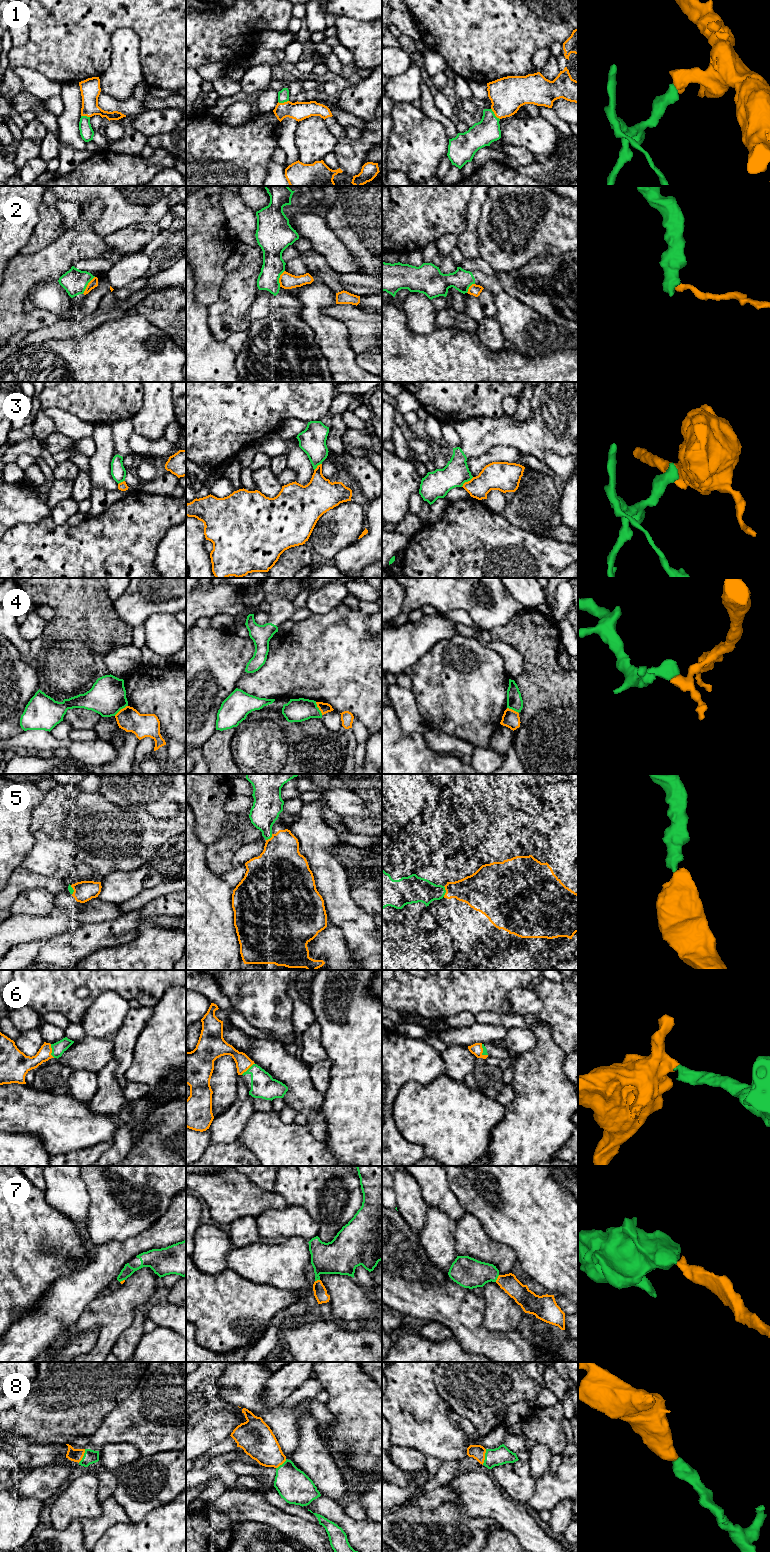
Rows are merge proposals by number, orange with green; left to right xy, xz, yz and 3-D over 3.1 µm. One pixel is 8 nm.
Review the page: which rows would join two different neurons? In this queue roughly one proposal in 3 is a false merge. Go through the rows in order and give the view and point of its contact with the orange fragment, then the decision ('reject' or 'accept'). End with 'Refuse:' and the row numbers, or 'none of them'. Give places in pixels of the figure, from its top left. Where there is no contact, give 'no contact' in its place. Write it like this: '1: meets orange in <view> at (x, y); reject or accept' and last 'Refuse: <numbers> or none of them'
1: meets orange in yz at (494, 113); accept
2: meets orange in xy at (87, 285); reject
3: meets orange in yz at (468, 481); reject
4: meets orange in xy at (121, 709); reject
5: meets orange in yz at (446, 891); accept
6: meets orange in xy at (51, 1051); accept
7: meets orange in yz at (497, 1278); accept
8: meets orange in yz at (484, 1457); accept
Refuse: 2, 3, 4

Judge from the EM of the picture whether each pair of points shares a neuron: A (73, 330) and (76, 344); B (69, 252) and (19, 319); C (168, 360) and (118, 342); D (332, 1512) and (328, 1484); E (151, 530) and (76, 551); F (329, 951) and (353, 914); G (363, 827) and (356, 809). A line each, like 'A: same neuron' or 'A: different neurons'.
A: different neurons
B: same neuron
C: same neuron
D: different neurons
E: same neuron
F: different neurons
G: different neurons

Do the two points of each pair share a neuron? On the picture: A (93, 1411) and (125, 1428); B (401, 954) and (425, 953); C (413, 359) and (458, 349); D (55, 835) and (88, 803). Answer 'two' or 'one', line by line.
A: two
B: one
C: one
D: one

